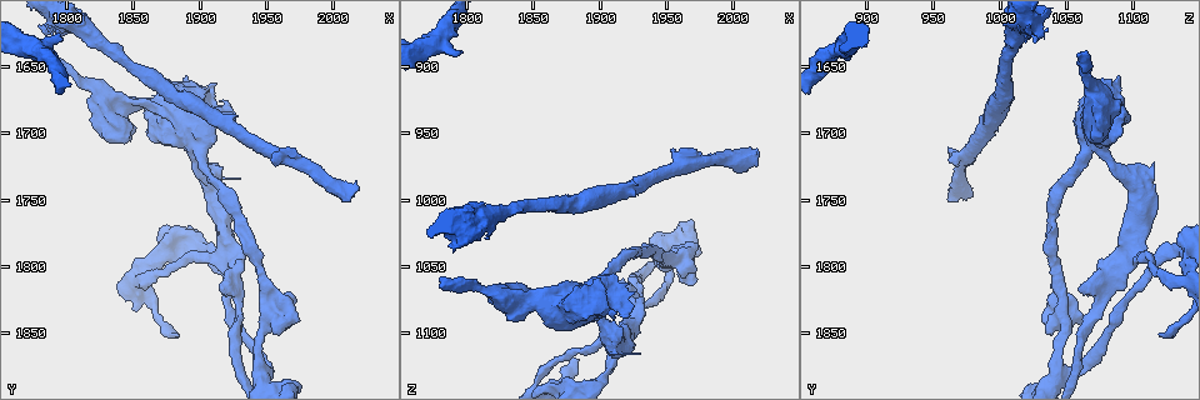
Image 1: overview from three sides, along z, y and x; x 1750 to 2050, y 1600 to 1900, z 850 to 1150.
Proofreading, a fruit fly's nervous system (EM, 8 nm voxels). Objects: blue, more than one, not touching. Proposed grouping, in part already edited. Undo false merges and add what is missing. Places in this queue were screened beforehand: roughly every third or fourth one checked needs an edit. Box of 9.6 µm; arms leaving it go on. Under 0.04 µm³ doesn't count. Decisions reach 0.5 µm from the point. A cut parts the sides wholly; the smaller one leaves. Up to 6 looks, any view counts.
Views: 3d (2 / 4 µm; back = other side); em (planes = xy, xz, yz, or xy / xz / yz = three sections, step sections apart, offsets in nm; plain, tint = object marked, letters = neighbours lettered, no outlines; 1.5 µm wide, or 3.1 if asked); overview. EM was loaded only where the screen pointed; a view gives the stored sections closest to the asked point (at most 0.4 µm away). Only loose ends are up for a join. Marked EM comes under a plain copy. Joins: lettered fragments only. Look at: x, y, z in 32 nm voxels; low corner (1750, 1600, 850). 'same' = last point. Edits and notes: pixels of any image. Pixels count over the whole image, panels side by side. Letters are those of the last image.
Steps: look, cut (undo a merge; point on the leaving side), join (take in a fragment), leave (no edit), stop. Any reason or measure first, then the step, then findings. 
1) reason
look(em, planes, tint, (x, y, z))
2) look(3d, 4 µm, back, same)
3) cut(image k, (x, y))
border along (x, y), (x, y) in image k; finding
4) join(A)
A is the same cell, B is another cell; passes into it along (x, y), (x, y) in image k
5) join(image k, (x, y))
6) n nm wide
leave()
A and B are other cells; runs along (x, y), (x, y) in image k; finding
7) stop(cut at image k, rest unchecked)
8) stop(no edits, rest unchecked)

sharp bend
look(em, xy, step 4, tint, (1900, 1786, 1136))

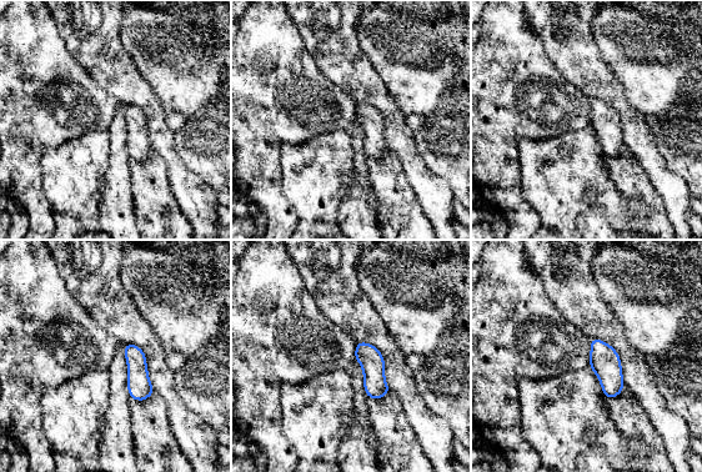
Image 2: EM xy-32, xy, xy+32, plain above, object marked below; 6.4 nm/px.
another direction
look(em, planes, tint, same)

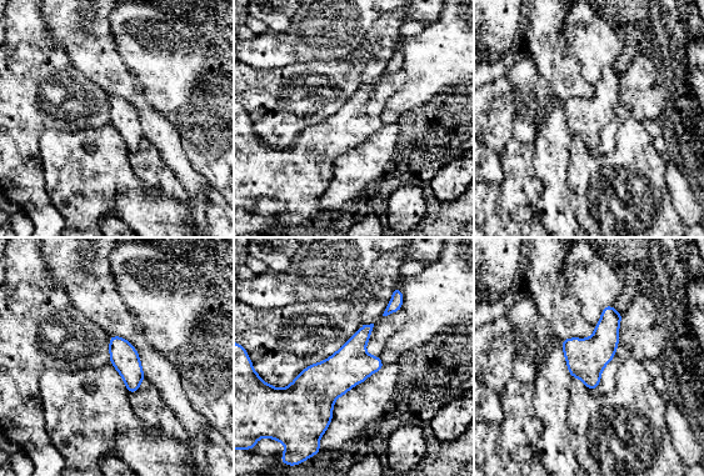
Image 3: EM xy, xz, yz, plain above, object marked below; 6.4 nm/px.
look(em, planes, letters, same)

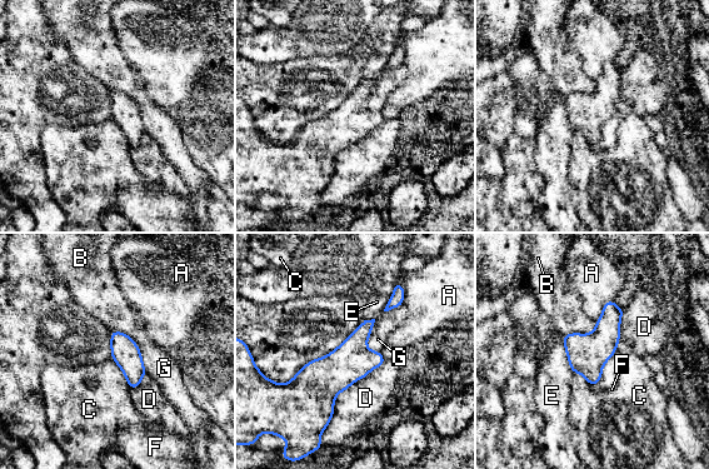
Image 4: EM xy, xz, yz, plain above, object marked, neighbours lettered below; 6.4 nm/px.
180 nm wide
leave()
A, B, C, D, E, F and G are other cells; border along (111, 358), (130, 388) in image 4; all the same neuron

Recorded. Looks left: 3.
thick turns thin
look(3d, 2 µm, back, (1906, 1734, 1098))

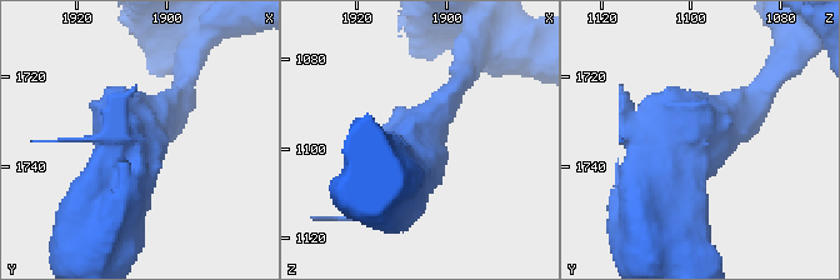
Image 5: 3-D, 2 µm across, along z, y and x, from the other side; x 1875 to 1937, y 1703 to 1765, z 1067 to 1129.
arms of 180, 480 nm; now the EM
look(em, yz, step 8, tint, (1906, 1733, 1098))

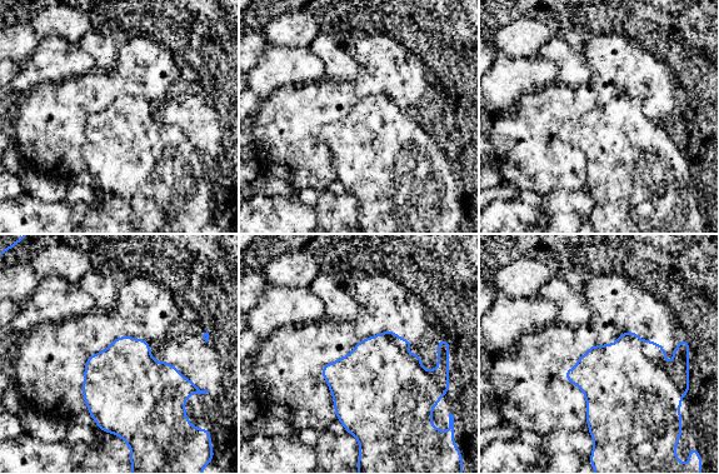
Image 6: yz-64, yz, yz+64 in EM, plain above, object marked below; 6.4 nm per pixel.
look(em, planes, letters, same)

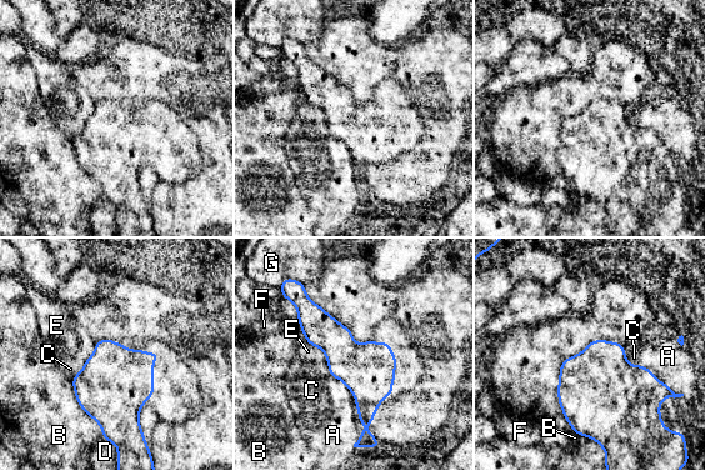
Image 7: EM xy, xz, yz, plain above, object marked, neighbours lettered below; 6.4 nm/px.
460 nm wide
leave()
A, B, C, D, E, F and G are other cells; border along (328, 370), (351, 393) in image 7; one neuron here

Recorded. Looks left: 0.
stop(no edits, rest unchecked)

